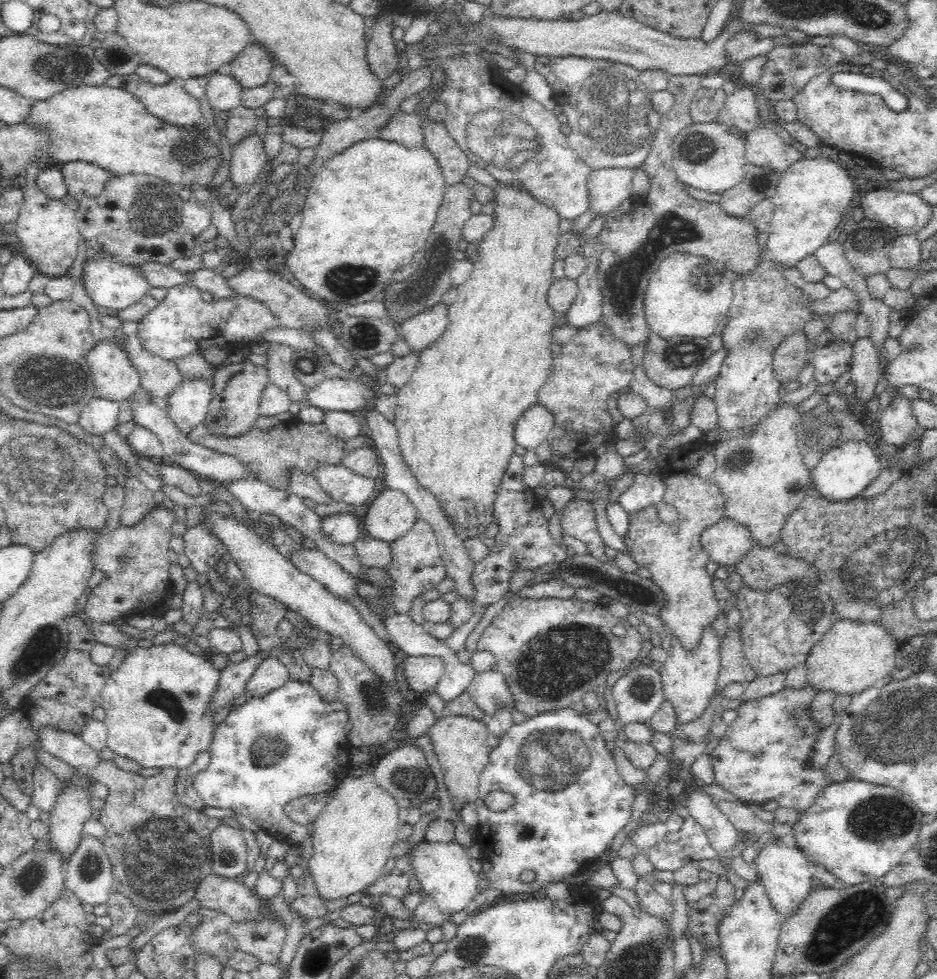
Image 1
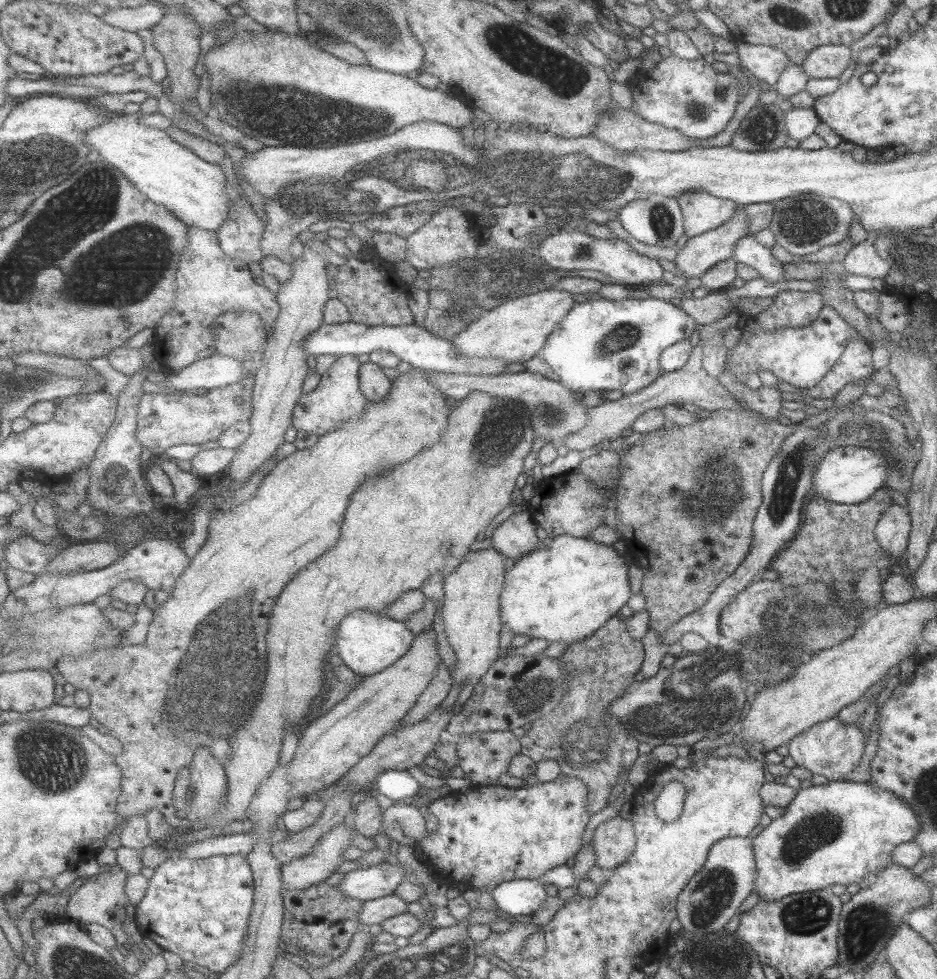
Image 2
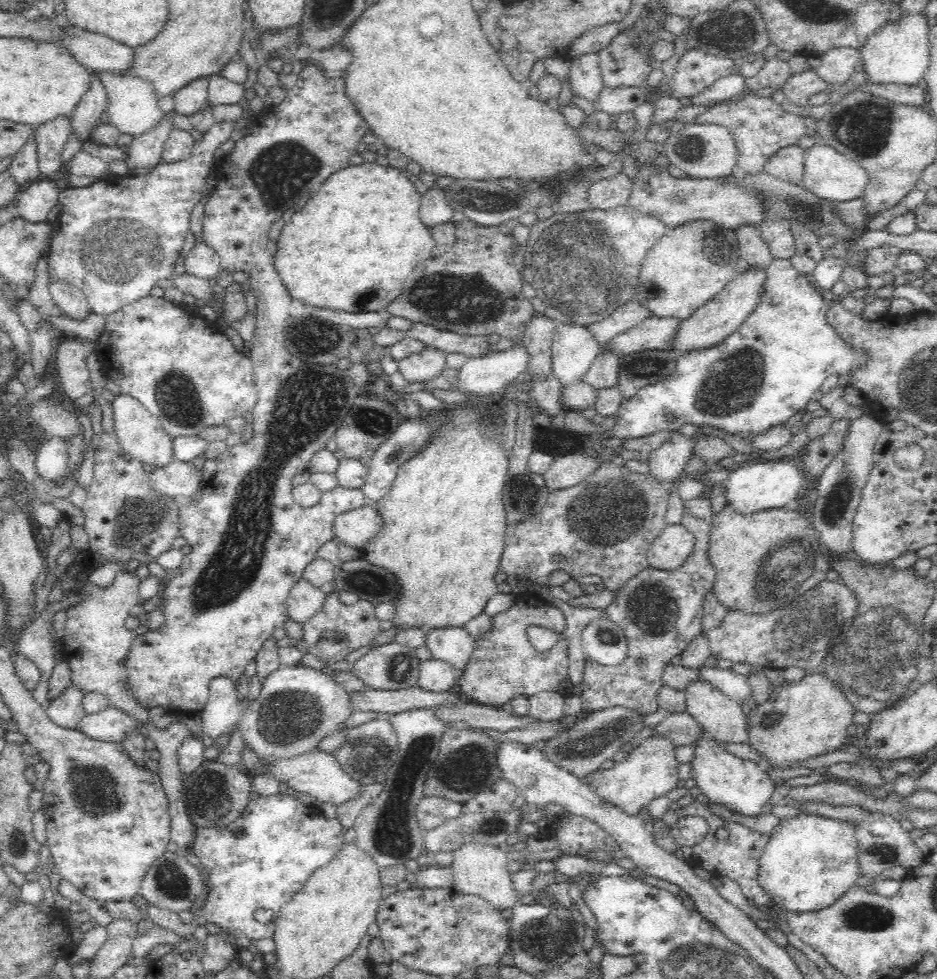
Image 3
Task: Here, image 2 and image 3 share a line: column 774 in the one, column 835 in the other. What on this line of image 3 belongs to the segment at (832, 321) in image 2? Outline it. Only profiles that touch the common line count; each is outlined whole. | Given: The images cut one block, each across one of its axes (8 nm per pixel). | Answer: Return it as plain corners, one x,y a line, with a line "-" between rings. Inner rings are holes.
774,259
766,268
766,282
759,303
747,319
729,337
707,350
686,350
677,358
674,374
658,384
642,388
636,396
623,399
618,410
618,422
610,437
642,438
656,432
678,432
682,424
707,424
740,436
748,443
766,430
786,422
804,409
826,379
842,376
853,369
866,368
871,356
861,348
848,344
828,324
826,311
828,294
818,293
800,274
790,259

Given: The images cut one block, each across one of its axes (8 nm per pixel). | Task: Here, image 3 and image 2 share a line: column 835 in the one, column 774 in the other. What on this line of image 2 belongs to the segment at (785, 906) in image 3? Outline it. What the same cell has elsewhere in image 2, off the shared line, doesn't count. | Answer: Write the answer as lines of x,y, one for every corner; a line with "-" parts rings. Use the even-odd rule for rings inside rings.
829,781
798,789
785,812
771,819
767,827
752,838
752,852
756,862
753,892
759,901
779,901
785,896
823,890
832,885
859,883
863,877
874,877
890,862
890,853
897,844
913,840
919,831
919,820
911,806
899,796
877,788
868,782

